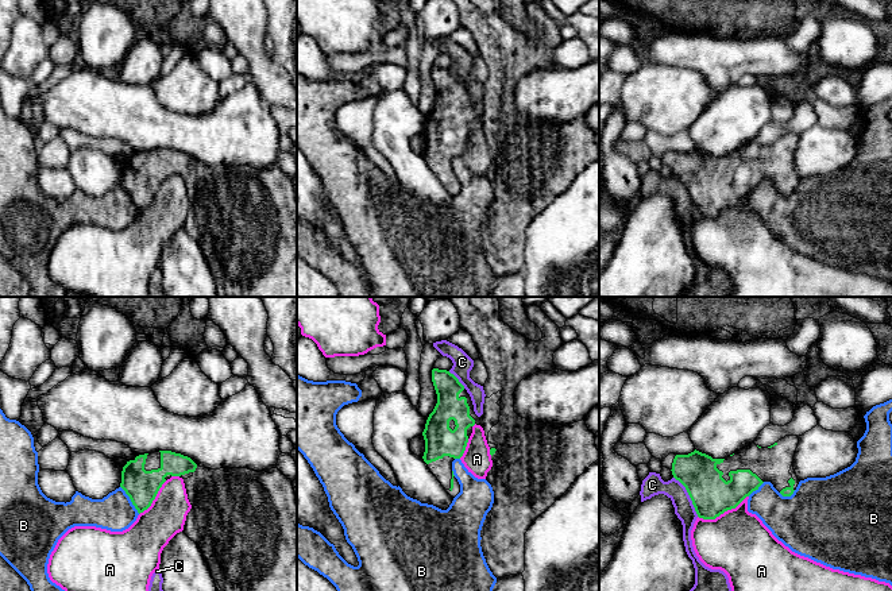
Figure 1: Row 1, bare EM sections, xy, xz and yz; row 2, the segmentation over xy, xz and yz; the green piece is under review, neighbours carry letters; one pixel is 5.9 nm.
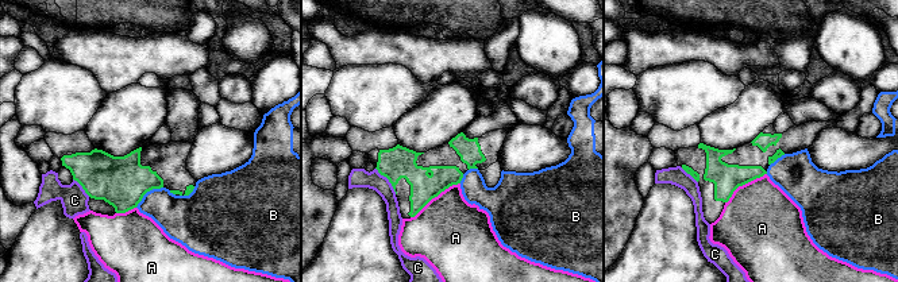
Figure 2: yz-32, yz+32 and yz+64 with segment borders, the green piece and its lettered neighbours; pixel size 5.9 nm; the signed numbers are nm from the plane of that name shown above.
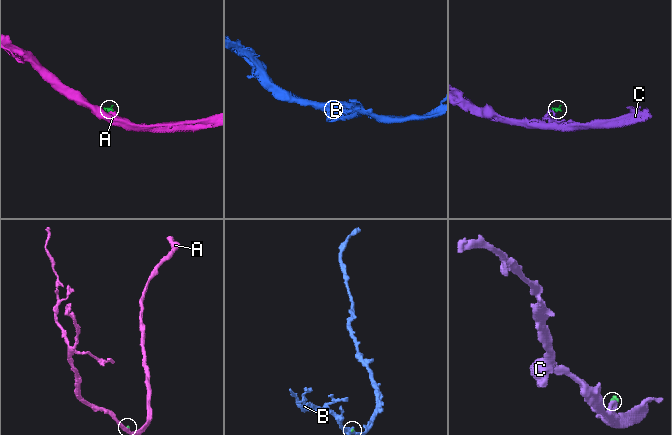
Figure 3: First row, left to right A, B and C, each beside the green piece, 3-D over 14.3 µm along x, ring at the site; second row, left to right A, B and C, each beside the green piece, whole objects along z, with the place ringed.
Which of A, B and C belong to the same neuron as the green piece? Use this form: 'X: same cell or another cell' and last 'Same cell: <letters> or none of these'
A: another cell
B: another cell
C: another cell
Same cell: none of these

